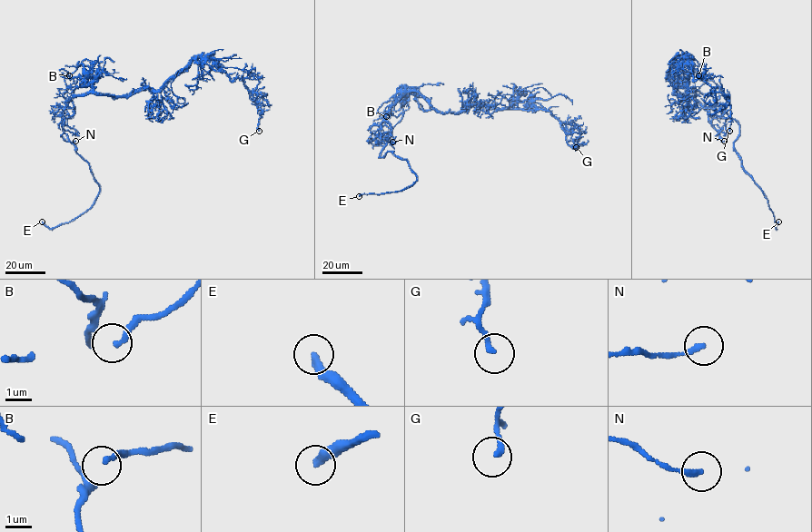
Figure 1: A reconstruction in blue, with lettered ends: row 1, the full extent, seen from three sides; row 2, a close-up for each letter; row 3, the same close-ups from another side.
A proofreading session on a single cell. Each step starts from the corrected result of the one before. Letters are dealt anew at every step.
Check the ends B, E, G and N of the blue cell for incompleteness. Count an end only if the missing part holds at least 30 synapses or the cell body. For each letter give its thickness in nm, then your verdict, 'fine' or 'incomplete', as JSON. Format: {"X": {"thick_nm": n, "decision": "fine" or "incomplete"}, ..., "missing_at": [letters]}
{"B": {"thick_nm": 150, "decision": "fine"}, "E": {"thick_nm": 320, "decision": "incomplete"}, "G": {"thick_nm": 200, "decision": "fine"}, "N": {"thick_nm": 200, "decision": "fine"}, "missing_at": ["E"]}

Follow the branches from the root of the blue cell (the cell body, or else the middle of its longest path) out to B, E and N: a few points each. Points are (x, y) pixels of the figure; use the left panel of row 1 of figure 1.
B: (91, 93), (91, 61), (84, 59), (69, 75)
E: (91, 93), (69, 102), (74, 113), (64, 120), (63, 132), (100, 191), (73, 220), (52, 228), (42, 221)
N: (91, 93), (75, 95), (63, 111), (63, 137), (67, 142), (75, 141)

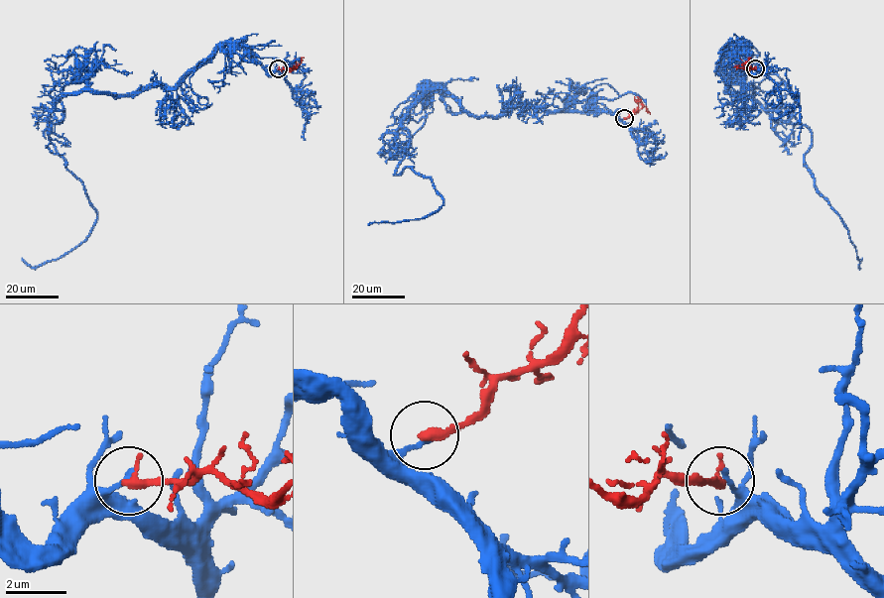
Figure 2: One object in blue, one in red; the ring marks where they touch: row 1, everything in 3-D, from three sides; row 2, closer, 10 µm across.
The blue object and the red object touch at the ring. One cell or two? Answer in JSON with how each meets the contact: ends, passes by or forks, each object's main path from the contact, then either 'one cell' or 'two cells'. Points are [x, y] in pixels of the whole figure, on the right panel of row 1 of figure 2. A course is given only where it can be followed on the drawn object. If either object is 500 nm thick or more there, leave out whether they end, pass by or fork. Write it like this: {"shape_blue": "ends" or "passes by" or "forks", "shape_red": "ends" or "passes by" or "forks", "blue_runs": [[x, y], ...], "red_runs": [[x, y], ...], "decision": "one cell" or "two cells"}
{"shape_blue": "ends", "shape_red": "ends", "blue_runs": [[755, 68], [749, 44], [743, 86], [753, 93], [725, 92], [807, 127], [804, 162], [859, 267], [862, 258]], "red_runs": [[755, 68], [744, 67], [742, 64], [750, 57]], "decision": "two cells"}

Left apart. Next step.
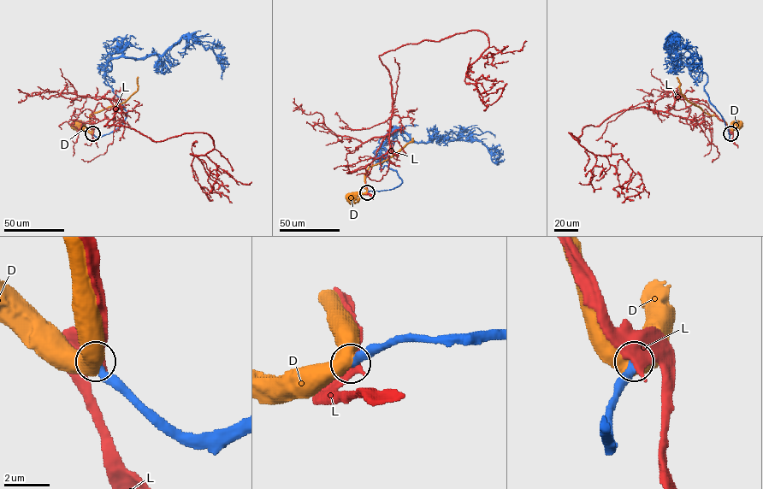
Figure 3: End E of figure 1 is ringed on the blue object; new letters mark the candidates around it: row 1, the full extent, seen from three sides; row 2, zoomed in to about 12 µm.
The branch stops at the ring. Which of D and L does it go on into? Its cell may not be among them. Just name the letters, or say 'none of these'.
none of these

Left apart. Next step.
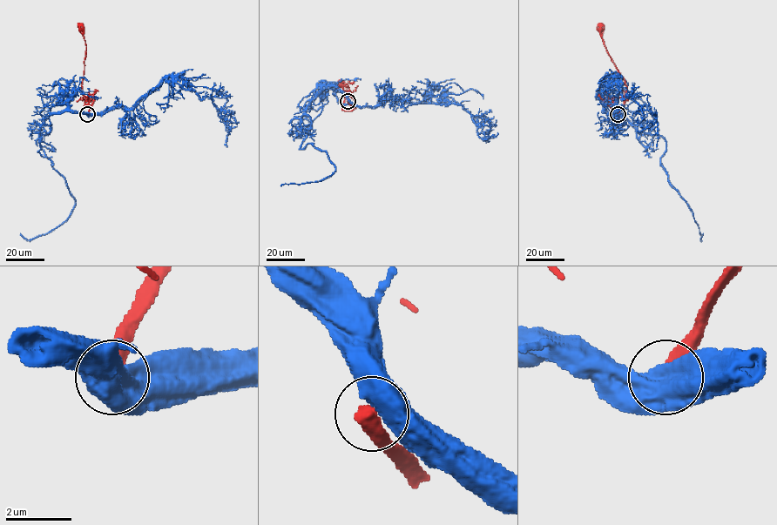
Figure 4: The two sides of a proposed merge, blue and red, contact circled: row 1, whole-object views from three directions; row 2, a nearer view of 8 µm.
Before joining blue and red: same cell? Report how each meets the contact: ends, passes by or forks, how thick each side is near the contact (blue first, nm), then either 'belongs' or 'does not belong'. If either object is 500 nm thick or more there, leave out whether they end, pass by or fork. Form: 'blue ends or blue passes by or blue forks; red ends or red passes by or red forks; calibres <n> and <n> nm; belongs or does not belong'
calibres 850 and 550 nm; does not belong

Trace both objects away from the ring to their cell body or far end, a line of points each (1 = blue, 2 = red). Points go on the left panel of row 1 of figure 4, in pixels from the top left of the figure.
1: (87, 114), (52, 113), (45, 120), (50, 130), (40, 139), (75, 201), (70, 215), (31, 238), (20, 233)
2: (87, 114), (93, 100), (89, 100), (83, 91), (86, 49), (81, 27)

